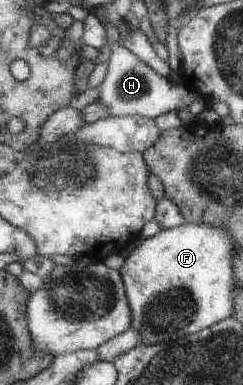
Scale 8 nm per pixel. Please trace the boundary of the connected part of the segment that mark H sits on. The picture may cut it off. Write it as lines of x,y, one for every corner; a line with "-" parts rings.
101,21
108,34
110,44
110,61
106,76
100,84
98,102
108,108
108,117
141,116
155,119
167,112
176,112
188,108
195,100
207,102
202,94
192,92
182,84
175,84
166,77
160,76
148,64
144,64
130,50
120,44
119,30
110,22

